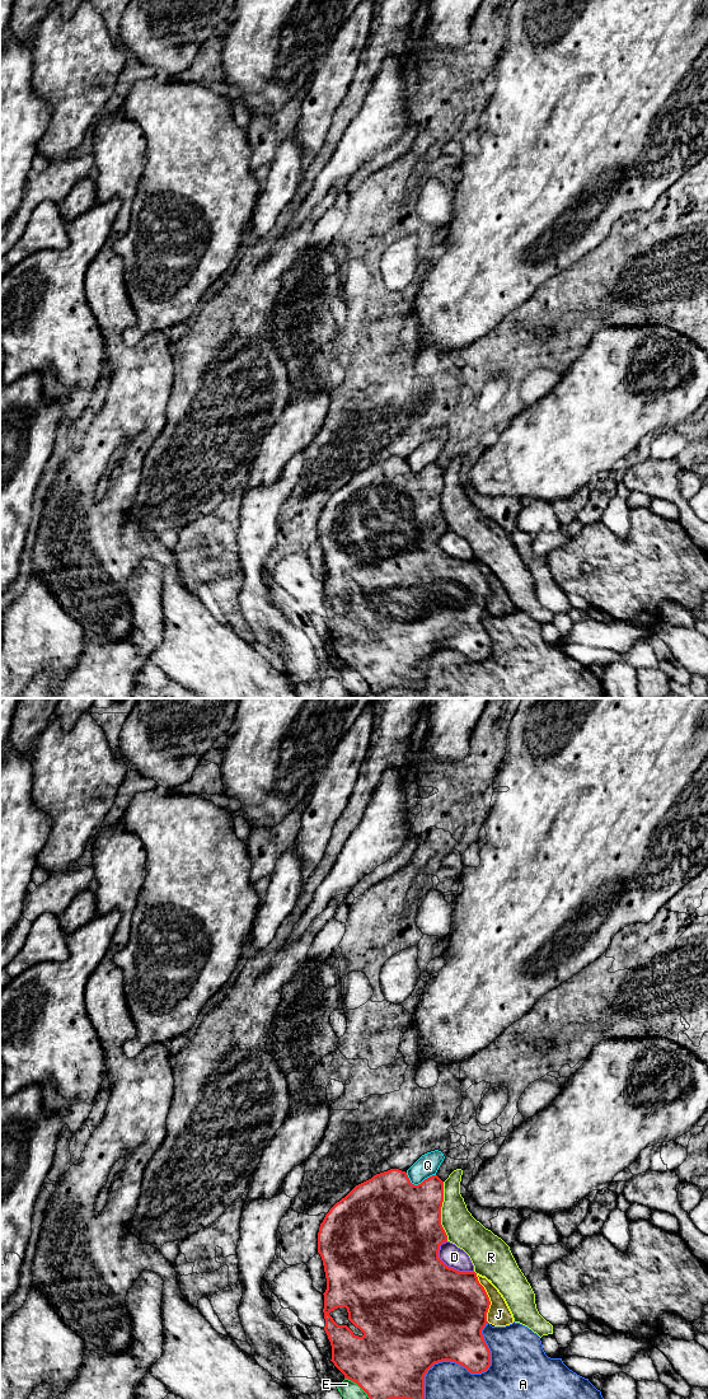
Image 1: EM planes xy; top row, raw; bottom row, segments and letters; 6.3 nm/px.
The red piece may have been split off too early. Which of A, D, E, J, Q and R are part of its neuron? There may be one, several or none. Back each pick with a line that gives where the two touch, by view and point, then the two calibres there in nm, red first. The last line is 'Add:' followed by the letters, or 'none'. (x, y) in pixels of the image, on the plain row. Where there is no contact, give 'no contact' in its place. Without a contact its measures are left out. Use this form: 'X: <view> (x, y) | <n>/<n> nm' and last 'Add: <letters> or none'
Add: none

